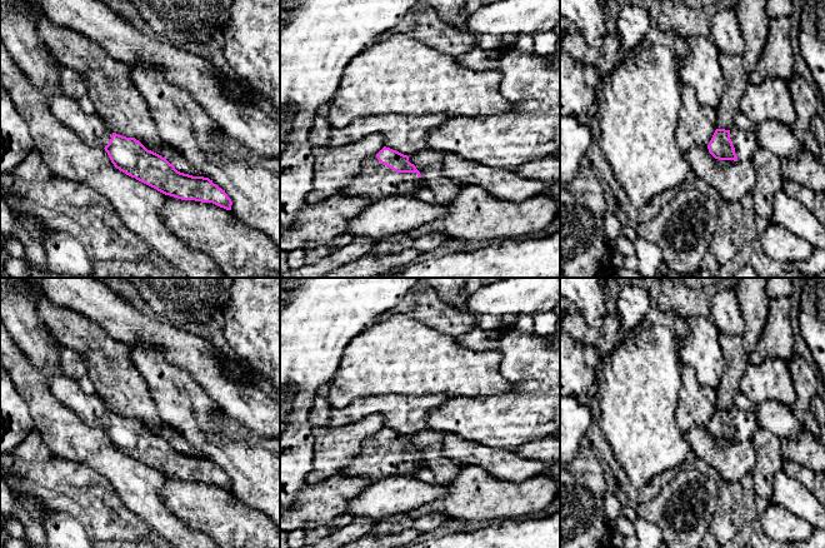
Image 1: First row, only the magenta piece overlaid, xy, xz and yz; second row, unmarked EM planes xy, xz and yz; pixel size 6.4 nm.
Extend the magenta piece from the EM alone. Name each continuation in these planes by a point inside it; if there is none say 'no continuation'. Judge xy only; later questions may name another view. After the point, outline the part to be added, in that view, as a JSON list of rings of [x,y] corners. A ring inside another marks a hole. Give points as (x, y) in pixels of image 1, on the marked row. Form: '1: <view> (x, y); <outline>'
1: xy (90, 129); [[[60,94],[49,103],[52,115],[65,126],[71,129],[85,144],[105,148],[112,131],[98,115],[86,114],[78,100]]]

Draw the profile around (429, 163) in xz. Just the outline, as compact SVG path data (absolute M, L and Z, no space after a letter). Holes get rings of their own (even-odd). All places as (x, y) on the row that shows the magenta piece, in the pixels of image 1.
M425 149L409 156L409 161L420 171L425 186L434 193L435 203L441 205L450 204L462 185L439 175L445 155L439 150Z

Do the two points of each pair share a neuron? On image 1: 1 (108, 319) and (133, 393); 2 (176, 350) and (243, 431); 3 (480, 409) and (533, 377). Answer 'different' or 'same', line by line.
1: different
2: different
3: same

